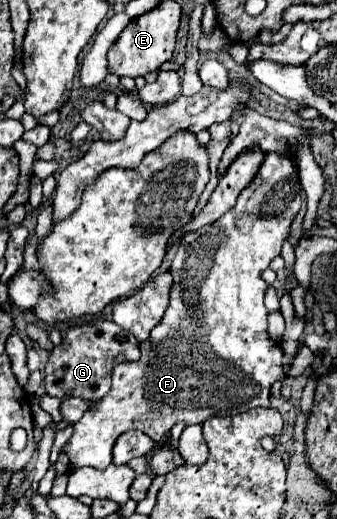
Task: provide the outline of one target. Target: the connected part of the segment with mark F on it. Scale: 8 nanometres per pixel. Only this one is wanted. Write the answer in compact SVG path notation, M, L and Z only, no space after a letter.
M266 152L258 176L248 188L240 192L236 206L210 226L188 232L182 238L170 268L174 284L164 320L152 330L150 338L140 344L140 360L114 366L112 390L100 402L92 402L92 408L86 410L86 414L74 424L74 434L64 446L70 456L70 472L78 466L104 470L112 462L110 452L114 442L128 430L140 430L148 434L158 446L162 446L162 442L168 438L168 432L178 422L184 422L186 426L202 424L210 416L234 416L252 408L270 406L270 388L284 376L284 354L266 332L268 310L264 308L264 296L268 284L260 274L280 254L290 224L300 210L300 202L302 186L290 156Z

